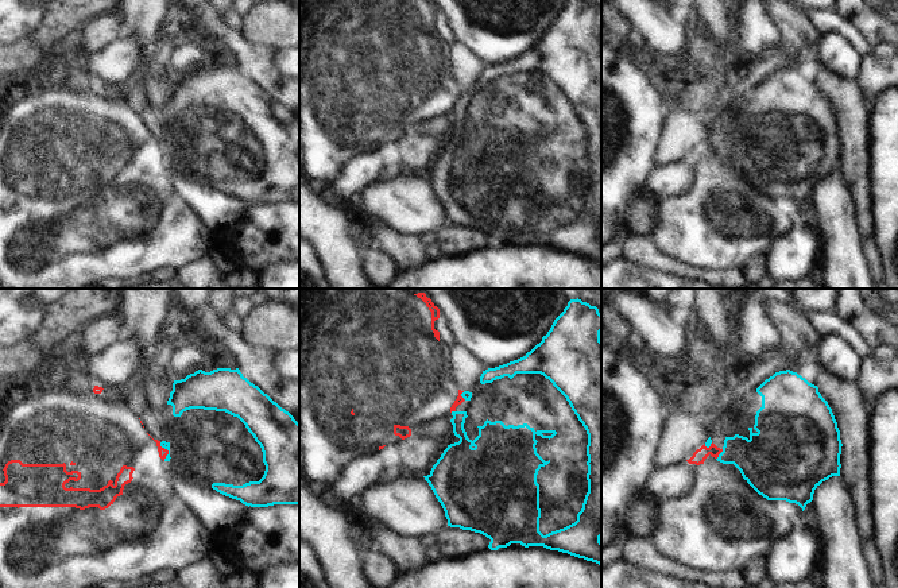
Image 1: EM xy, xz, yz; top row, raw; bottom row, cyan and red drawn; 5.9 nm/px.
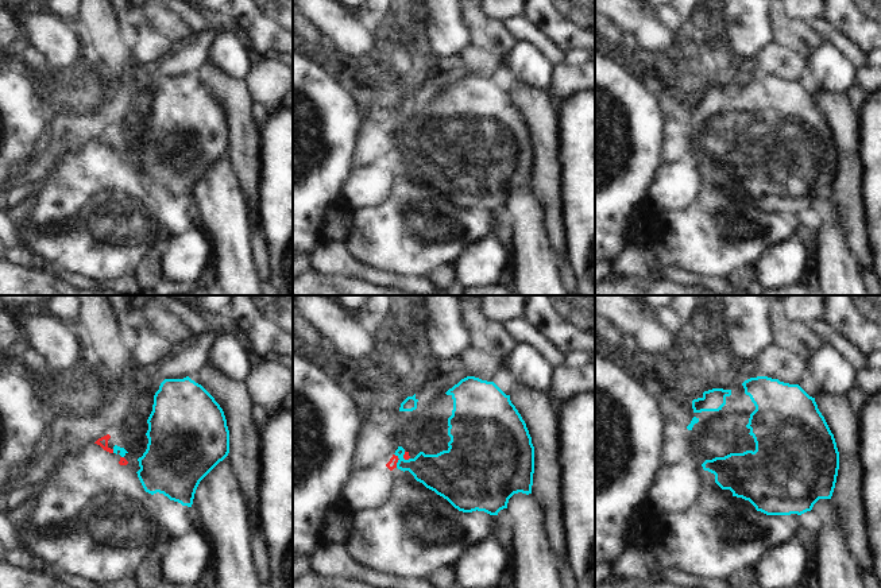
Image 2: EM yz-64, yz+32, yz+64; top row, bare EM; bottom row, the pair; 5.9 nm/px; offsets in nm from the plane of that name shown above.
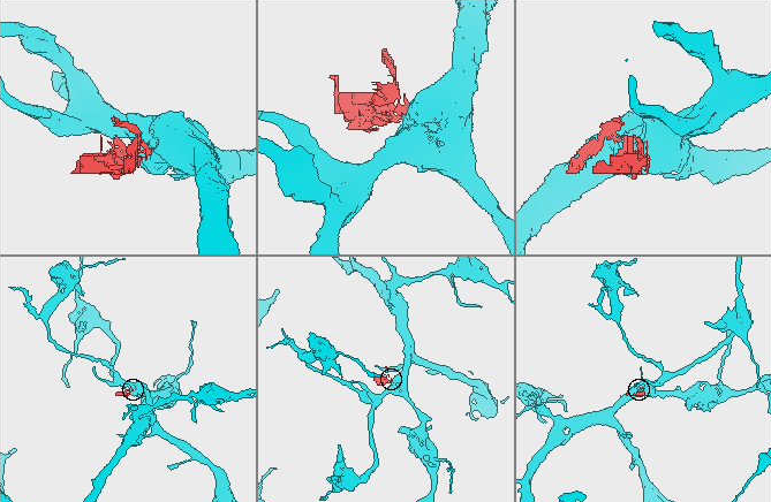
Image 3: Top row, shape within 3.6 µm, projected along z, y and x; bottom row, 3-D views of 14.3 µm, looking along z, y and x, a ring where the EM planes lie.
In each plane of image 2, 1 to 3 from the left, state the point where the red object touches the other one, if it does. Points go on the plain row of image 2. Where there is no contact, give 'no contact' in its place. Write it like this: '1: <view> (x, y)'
1: yz-64 (114, 149)
2: yz+32 (398, 158)
3: no contact

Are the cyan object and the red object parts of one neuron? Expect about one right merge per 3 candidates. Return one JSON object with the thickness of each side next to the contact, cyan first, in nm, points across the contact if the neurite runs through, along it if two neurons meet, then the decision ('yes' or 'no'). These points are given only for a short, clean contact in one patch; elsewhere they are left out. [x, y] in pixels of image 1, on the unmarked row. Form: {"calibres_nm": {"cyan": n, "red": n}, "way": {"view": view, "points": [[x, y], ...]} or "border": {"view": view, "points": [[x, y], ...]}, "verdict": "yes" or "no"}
{"calibres_nm": {"cyan": 280, "red": 80}, "border": {"view": "yz", "points": [[723, 147], [716, 157]]}, "verdict": "no"}

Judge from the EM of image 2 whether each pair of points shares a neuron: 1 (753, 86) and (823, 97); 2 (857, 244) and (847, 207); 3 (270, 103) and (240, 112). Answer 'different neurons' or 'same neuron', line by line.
1: different neurons
2: same neuron
3: different neurons

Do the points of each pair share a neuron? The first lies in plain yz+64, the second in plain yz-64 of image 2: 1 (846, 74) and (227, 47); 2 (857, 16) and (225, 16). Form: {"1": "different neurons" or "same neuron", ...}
{"1": "same neuron", "2": "different neurons"}

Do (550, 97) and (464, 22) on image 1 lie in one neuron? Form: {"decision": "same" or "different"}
{"decision": "different"}

